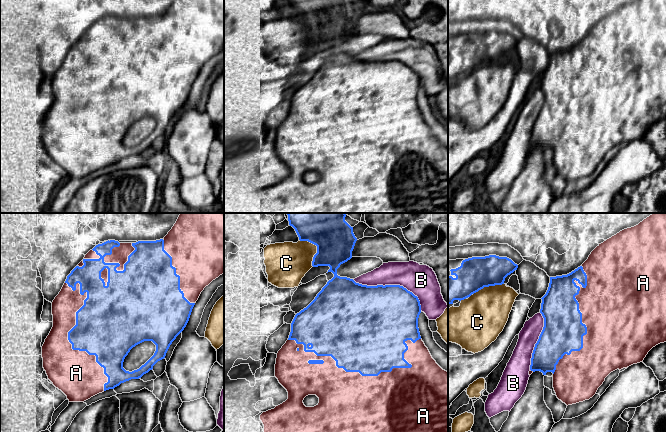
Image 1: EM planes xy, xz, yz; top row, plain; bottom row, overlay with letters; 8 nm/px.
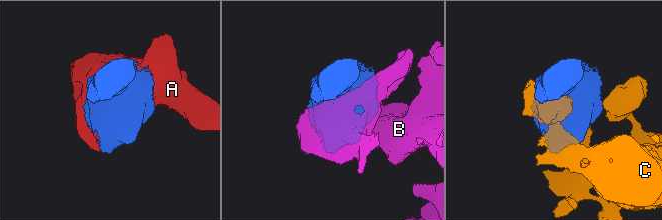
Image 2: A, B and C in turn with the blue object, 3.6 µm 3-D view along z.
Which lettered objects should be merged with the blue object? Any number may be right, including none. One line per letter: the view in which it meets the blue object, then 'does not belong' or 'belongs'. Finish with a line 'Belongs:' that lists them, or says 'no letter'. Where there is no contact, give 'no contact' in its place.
A: xz | belongs
B: xz | does not belong
C: xz | does not belong
Belongs: A

